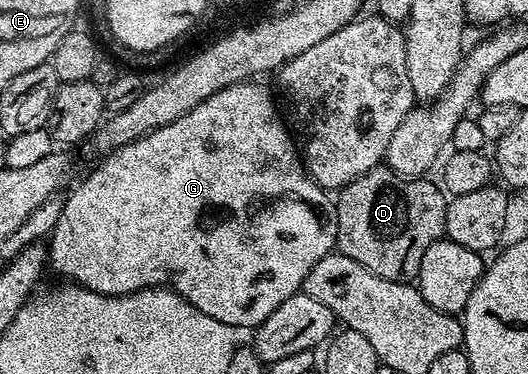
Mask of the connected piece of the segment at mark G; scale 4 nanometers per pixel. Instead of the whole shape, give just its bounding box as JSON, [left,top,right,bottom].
[48,82,338,330]

